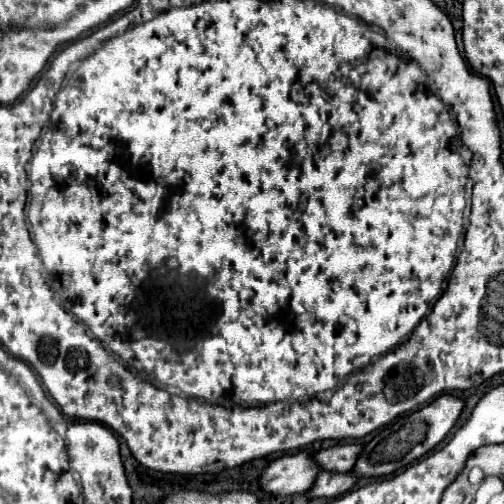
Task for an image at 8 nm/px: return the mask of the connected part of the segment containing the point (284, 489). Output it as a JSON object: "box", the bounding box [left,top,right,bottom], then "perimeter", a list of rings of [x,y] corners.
{"box":[258,452,320,496],"perimeter":[[[298,452],[276,458],[262,470],[258,480],[260,488],[274,496],[306,492],[320,472],[318,468],[312,468],[312,464],[308,464],[308,456],[310,452]]]}

